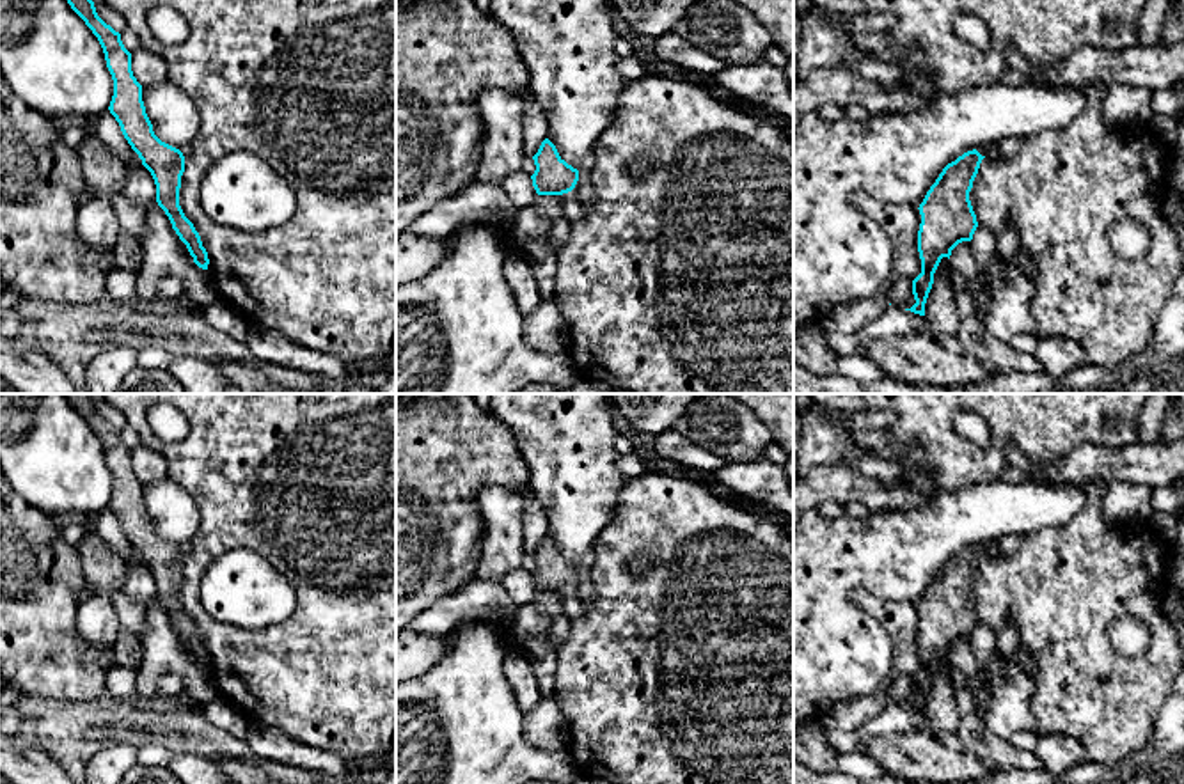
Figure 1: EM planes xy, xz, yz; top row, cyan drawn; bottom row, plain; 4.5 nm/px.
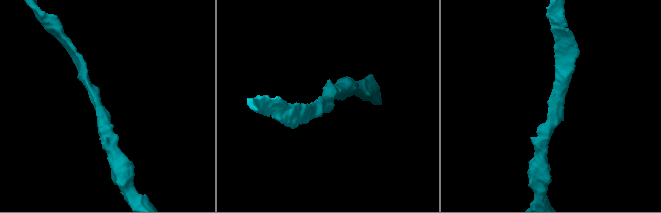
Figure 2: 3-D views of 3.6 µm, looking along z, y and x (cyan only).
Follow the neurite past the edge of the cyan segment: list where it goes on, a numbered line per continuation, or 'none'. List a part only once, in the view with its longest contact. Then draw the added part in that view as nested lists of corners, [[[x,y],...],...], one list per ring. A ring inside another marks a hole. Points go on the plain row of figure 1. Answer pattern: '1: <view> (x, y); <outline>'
none

